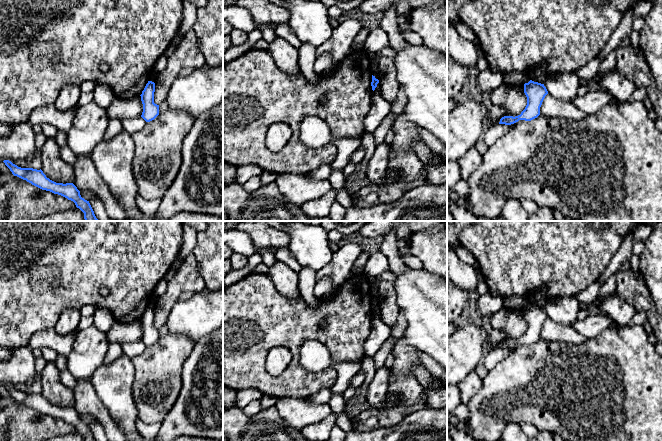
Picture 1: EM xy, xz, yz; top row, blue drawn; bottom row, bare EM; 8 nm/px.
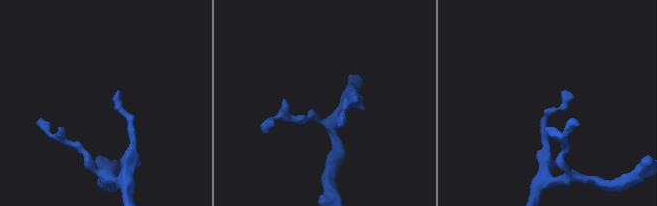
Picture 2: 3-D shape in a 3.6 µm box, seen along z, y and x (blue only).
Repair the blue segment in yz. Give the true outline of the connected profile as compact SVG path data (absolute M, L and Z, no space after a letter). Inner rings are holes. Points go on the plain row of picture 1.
M530 304L524 308L524 317L527 321L527 329L518 340L504 340L499 348L511 349L519 344L531 345L540 339L540 331L548 315L544 308Z

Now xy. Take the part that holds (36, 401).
M9 384L3 386L14 400L26 404L42 414L50 415L73 425L76 431L84 437L84 441L96 441L89 425L81 421L80 415L73 407L56 407L47 402L41 393L21 392Z

